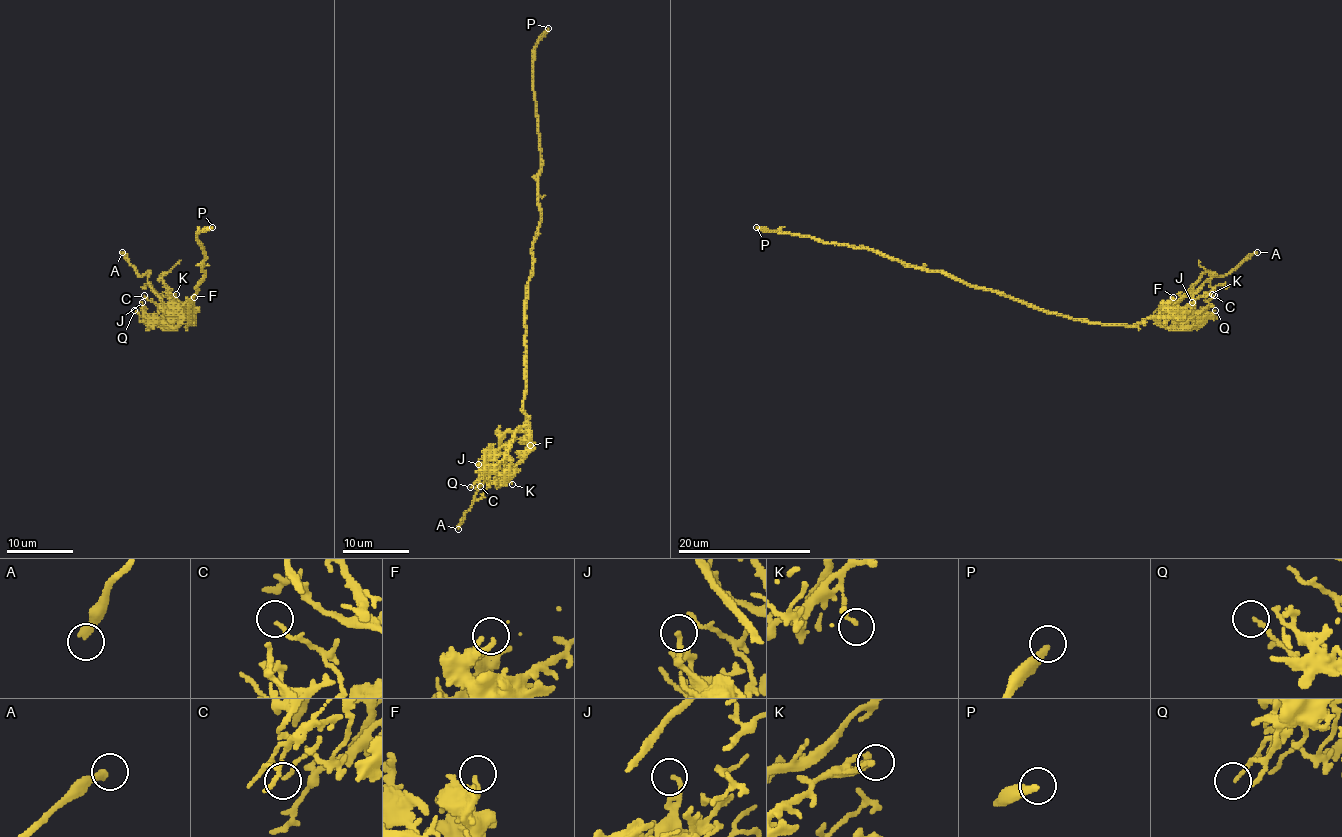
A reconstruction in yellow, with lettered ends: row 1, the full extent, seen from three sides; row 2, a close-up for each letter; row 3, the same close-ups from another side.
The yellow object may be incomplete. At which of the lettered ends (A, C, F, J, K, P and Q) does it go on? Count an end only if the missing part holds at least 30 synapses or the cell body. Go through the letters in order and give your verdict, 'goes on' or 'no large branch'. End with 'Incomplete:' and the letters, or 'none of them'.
A: goes on
C: no large branch
F: no large branch
J: no large branch
K: no large branch
P: no large branch
Q: no large branch
Incomplete: A

